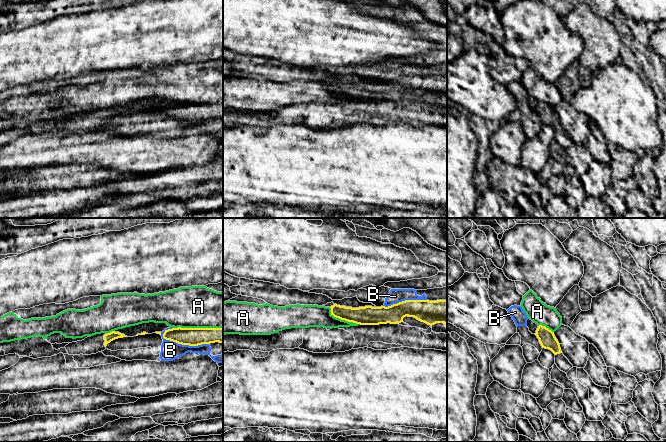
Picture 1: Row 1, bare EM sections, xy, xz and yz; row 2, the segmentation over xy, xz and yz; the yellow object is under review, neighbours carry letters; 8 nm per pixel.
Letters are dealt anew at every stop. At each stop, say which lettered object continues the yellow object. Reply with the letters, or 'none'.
none

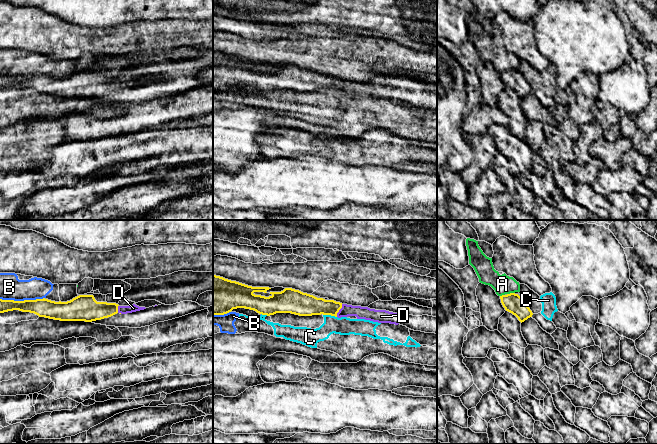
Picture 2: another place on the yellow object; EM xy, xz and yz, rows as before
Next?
D

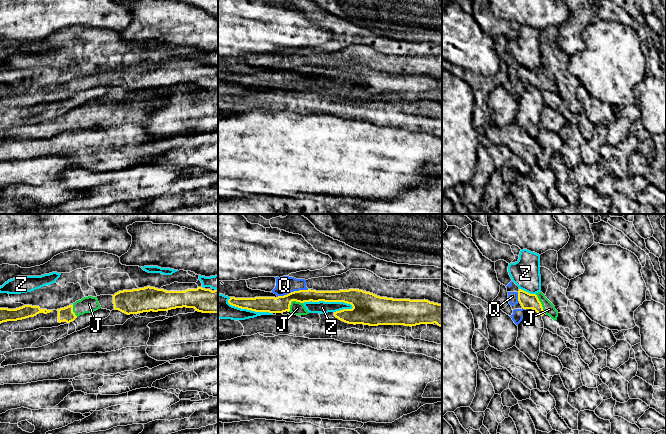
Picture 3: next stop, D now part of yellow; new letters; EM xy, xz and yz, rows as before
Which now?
J

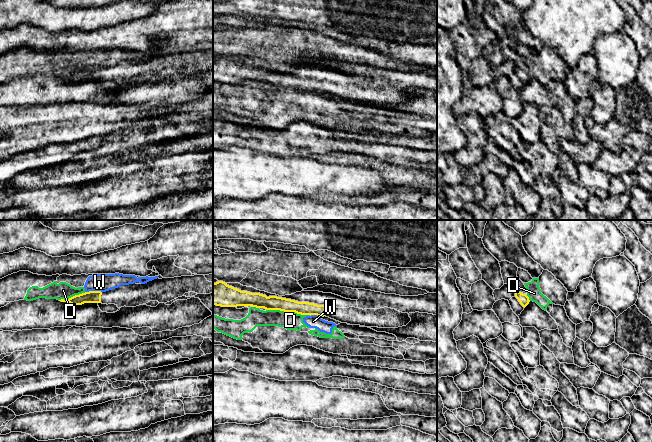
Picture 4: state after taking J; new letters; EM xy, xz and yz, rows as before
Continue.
none

